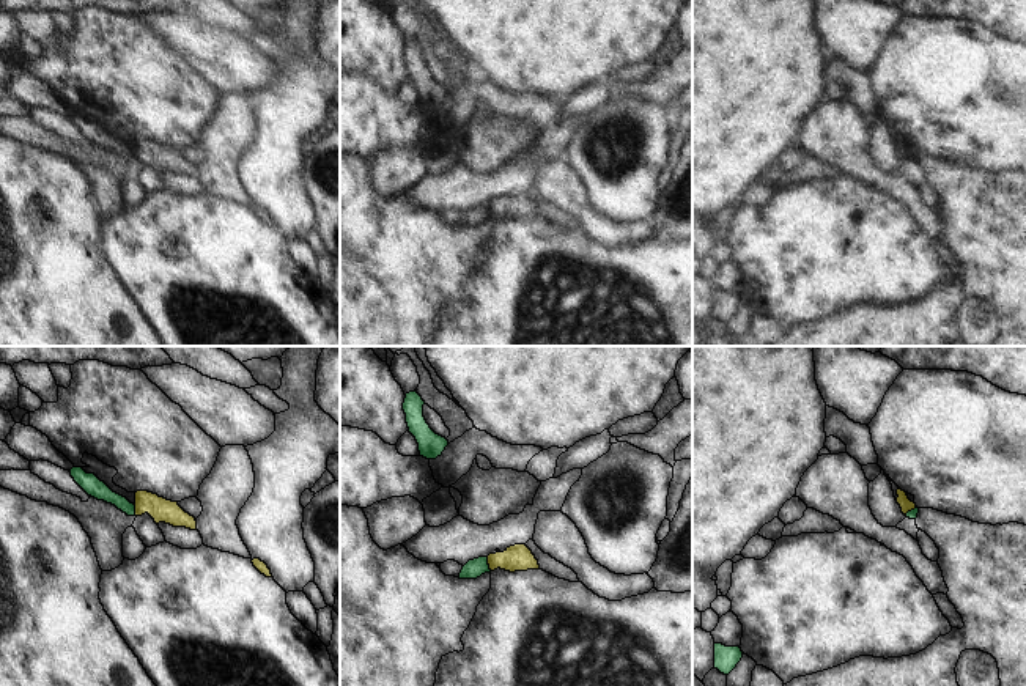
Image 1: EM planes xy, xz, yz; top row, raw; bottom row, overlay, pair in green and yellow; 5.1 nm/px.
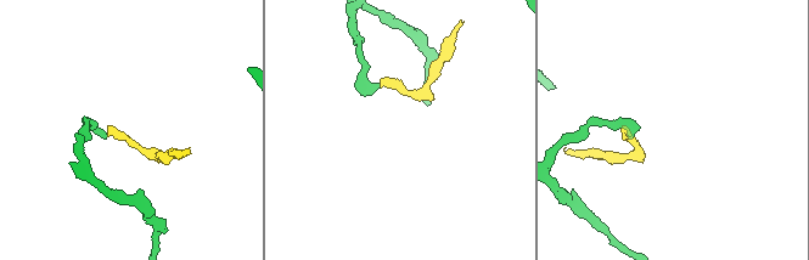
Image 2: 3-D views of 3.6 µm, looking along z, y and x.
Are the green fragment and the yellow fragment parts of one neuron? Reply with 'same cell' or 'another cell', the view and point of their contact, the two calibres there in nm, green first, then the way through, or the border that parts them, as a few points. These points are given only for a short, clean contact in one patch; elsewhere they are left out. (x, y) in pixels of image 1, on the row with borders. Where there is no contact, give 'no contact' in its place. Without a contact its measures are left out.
another cell; contact xz (487, 564); calibres 100 and 140 nm; border xz (487, 557), (491, 570)

